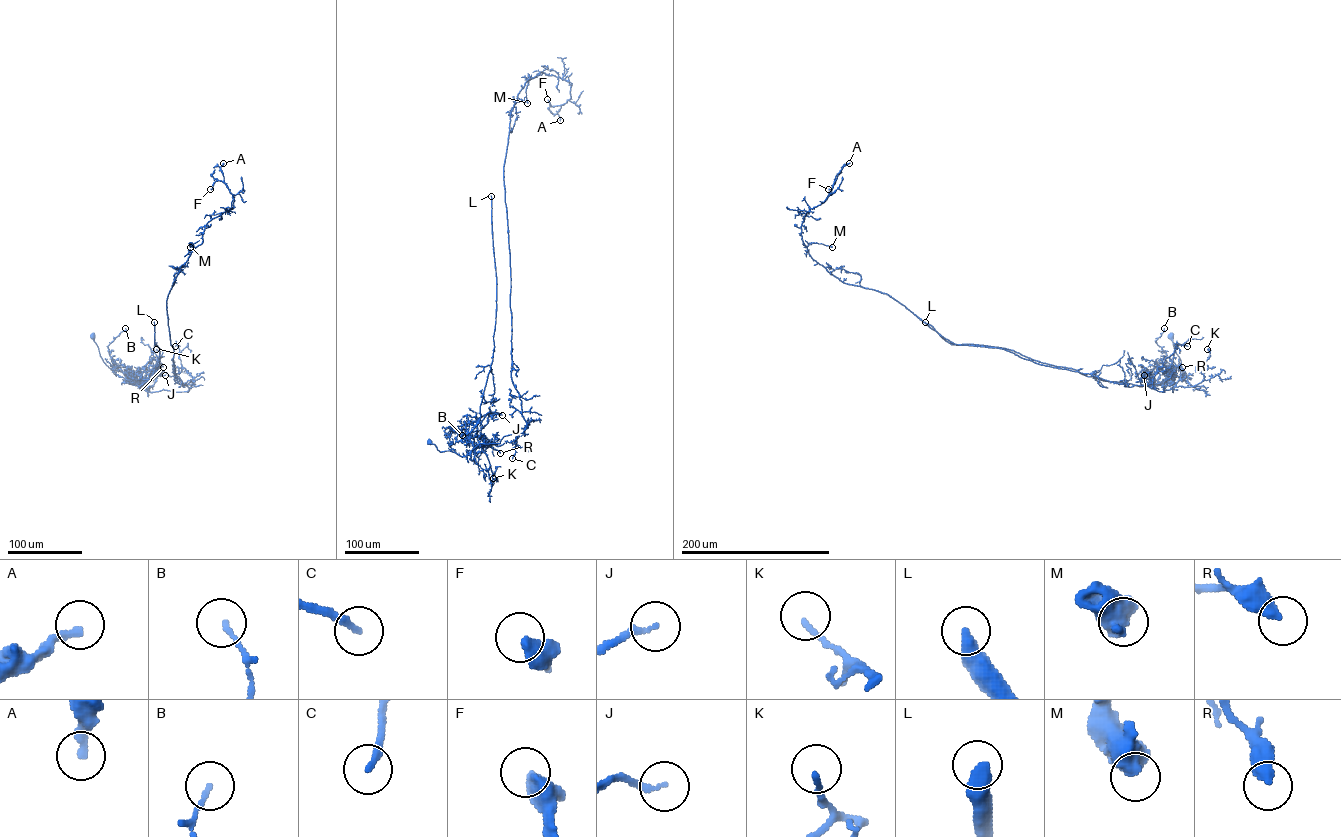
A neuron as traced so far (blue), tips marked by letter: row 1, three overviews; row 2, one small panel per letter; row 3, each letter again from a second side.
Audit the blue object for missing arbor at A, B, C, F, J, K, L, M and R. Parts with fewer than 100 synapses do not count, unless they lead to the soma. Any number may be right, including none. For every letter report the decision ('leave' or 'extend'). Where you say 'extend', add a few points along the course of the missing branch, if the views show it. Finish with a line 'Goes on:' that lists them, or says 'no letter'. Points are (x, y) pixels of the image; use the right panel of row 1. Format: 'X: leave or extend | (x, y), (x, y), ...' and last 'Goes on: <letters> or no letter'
A: leave
B: leave
C: leave
F: leave
J: leave
K: leave
L: extend | (925, 322), (868, 288), (821, 272), (801, 241), (804, 222), (827, 207), (834, 182), (855, 162), (856, 154)
M: leave
R: leave
Goes on: L

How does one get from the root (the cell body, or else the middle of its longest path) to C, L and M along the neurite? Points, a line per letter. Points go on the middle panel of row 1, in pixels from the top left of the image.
C: (430, 442), (466, 456), (529, 423), (515, 438), (512, 458)
L: (430, 442), (440, 452), (461, 456), (474, 448), (470, 434), (480, 417), (494, 347), (496, 278), (491, 196)
M: (430, 442), (466, 456), (526, 426), (511, 377), (504, 164), (511, 111), (531, 77), (527, 103)

